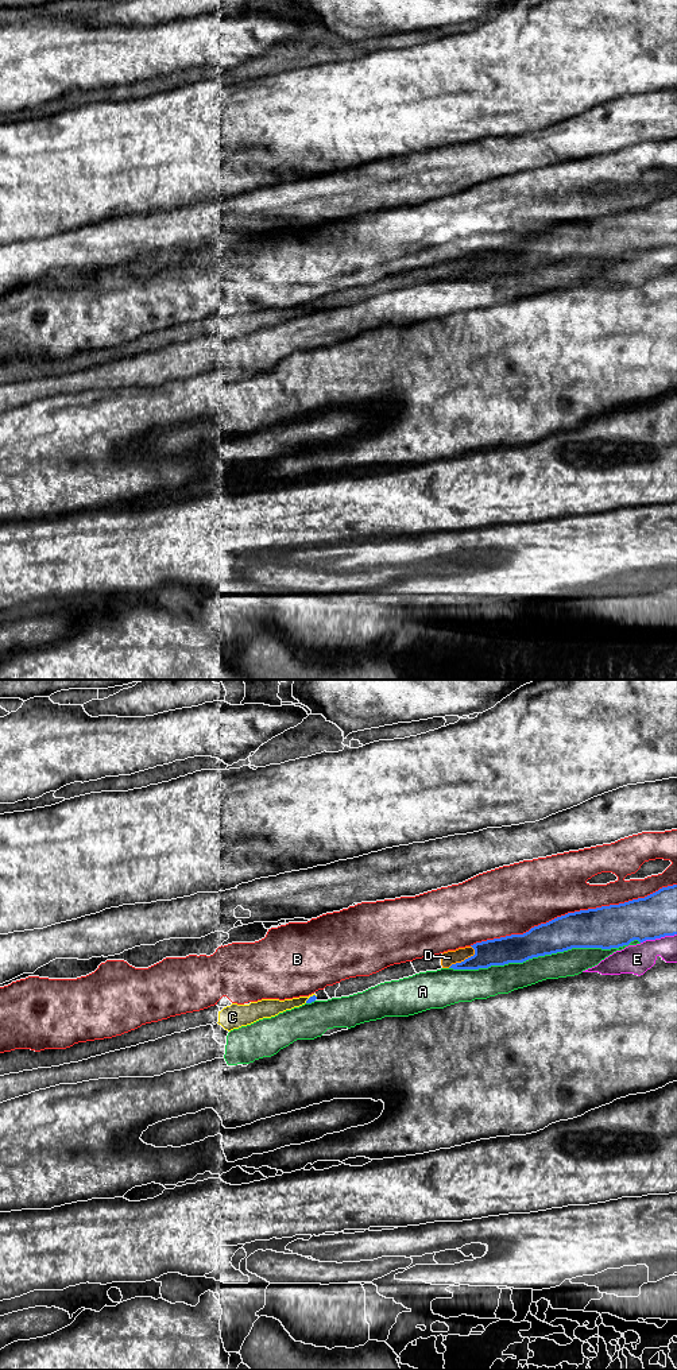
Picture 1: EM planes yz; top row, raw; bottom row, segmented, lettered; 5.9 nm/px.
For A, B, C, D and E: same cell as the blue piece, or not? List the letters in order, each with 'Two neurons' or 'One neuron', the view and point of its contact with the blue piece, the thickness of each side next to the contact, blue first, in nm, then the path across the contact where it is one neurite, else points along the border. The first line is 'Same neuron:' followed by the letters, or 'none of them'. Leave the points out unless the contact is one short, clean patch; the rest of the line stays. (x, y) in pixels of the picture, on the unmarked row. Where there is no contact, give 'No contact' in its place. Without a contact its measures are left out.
Same neuron: none of them
A: Two neurons. Touches blue at yz (544, 264). Thickness 220 nm (blue) against 160 nm
B: Two neurons. Touches blue at yz (572, 223). Thickness 260 nm (blue) against 380 nm
C: Two neurons. Touches blue at yz (310, 306). Thickness 40 nm (blue) against 110 nm. Boundary: yz (316, 305), (312, 305), (305, 312)
D: Two neurons. Touches blue at yz (464, 270). Thickness 160 nm (blue) against 90 nm
E: Two neurons. Touches blue at yz (658, 247). Thickness 260 nm (blue) against 180 nm

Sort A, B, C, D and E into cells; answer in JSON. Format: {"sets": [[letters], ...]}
{"sets": [["A"], ["B"], ["C", "D"], ["E"]]}

